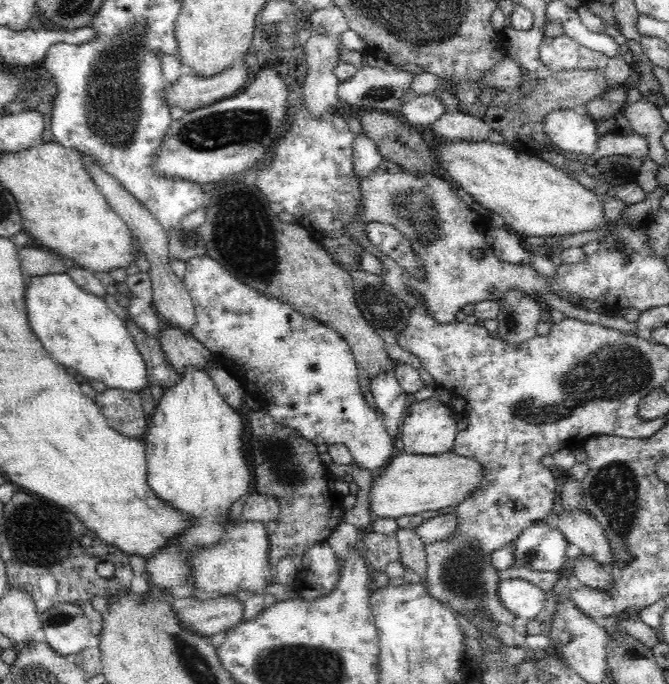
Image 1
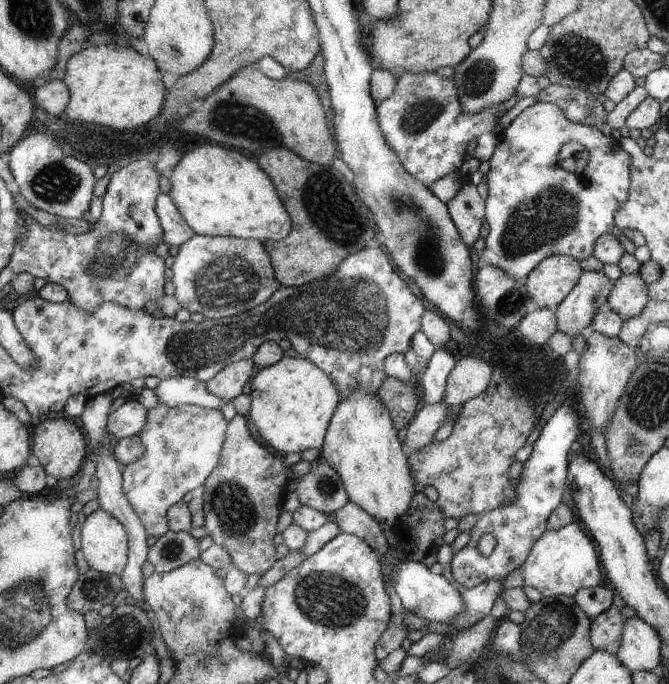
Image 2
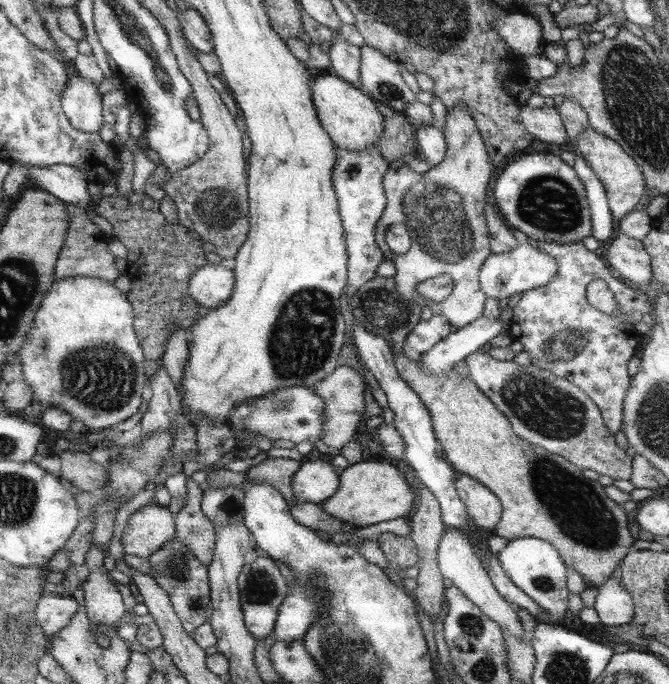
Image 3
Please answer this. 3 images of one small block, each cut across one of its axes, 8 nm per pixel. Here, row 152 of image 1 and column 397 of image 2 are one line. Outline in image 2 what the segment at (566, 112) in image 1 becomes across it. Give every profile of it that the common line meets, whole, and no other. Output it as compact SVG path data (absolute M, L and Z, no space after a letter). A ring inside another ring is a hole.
M407 558L399 564L393 566L391 576L391 584L405 608L405 612L413 612L421 618L425 618L427 622L441 622L441 624L451 624L455 622L455 618L459 618L459 614L463 614L467 610L467 604L463 602L463 598L459 596L459 592L455 590L455 586L441 574L431 574L429 568L425 564L419 562L409 562Z

